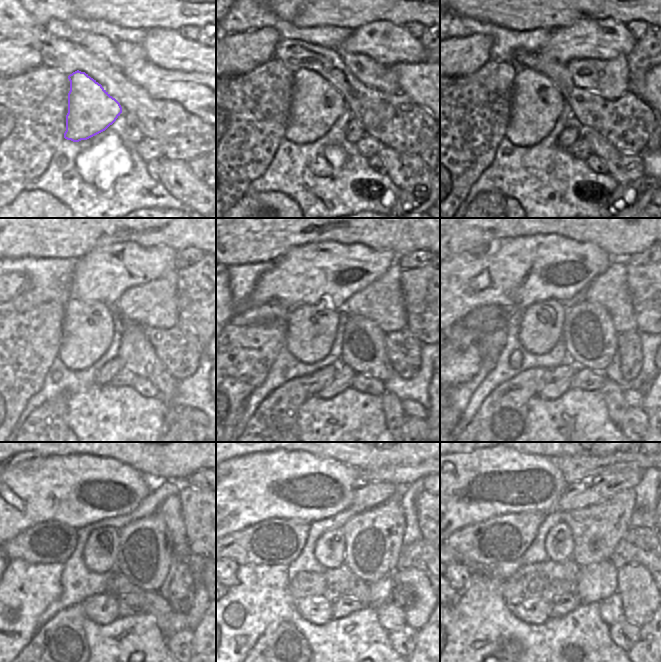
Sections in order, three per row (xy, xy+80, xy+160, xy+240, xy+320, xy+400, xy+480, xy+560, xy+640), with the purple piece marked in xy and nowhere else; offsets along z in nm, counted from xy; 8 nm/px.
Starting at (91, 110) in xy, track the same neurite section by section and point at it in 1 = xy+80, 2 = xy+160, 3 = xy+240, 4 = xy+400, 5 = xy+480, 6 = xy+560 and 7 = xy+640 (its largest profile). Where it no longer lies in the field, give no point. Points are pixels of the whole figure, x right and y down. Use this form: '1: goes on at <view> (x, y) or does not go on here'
1: goes on at xy+80 (316, 105)
2: goes on at xy+160 (537, 104)
3: goes on at xy+240 (88, 327)
4: goes on at xy+400 (542, 322)
5: goes on at xy+480 (100, 554)
6: goes on at xy+560 (330, 548)
7: goes on at xy+640 (559, 545)

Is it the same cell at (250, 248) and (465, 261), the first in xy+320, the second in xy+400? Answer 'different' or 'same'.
different

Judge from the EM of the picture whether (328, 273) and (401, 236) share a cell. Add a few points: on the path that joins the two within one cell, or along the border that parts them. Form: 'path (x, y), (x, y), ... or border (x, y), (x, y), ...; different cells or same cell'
border (351, 243), (390, 249), (397, 254); different cells

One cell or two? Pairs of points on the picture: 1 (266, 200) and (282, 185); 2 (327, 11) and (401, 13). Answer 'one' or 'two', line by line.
1: two
2: one

